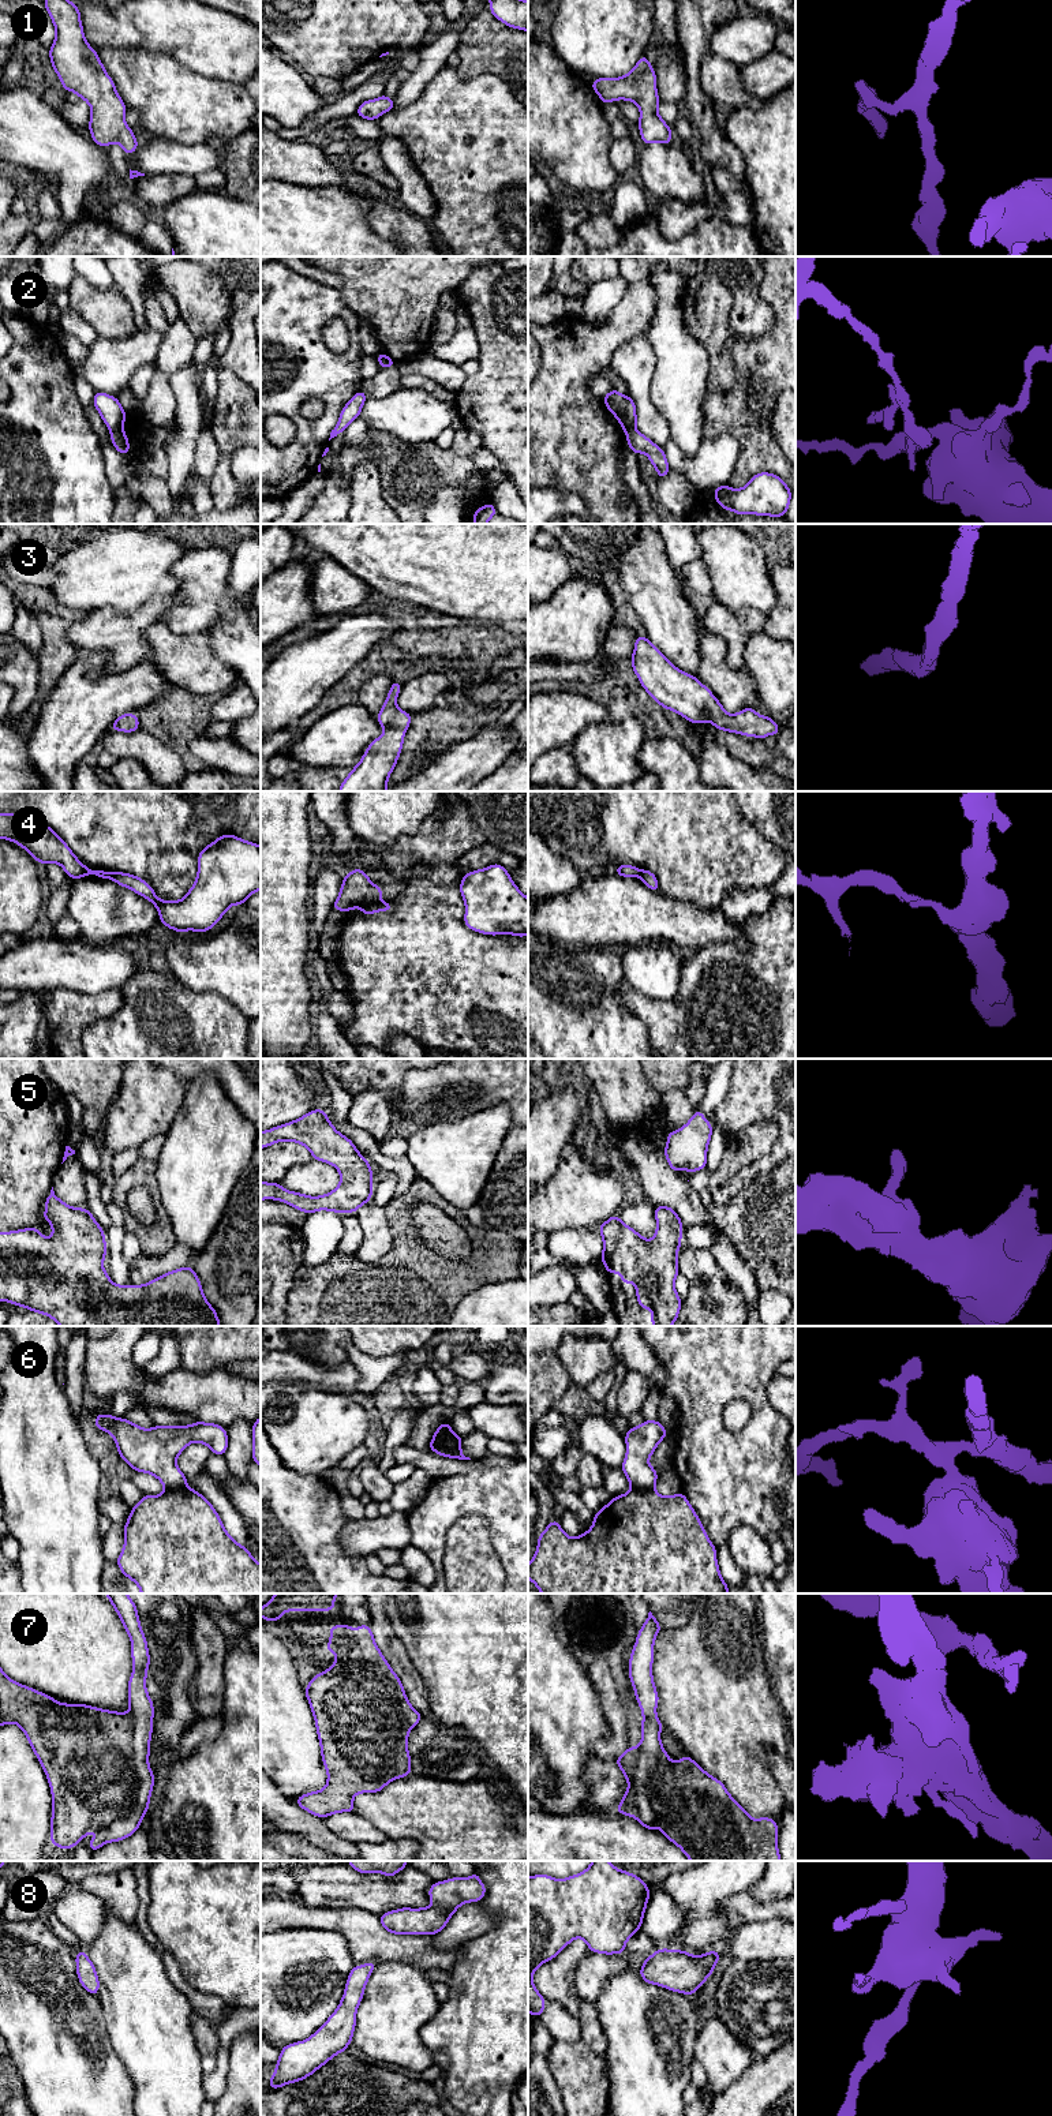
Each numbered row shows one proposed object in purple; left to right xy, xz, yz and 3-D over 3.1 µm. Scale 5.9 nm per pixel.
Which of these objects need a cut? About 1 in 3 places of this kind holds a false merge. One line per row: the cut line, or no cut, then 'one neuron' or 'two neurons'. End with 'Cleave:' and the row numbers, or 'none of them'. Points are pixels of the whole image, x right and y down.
1: xy (92, 109), (120, 113), (123, 116) | two neurons
2: xy (120, 427), (111, 433) | two neurons
3: no cut | one neuron
4: xz (377, 901), (362, 906) | two neurons
5: no cut | one neuron
6: yz (632, 1487), (652, 1489) | two neurons
7: no cut | one neuron
8: no cut | one neuron
Cleave: 1, 2, 4, 6

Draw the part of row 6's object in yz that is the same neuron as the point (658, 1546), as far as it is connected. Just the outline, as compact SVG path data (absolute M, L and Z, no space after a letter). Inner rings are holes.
M632 1488L611 1498L595 1513L591 1529L576 1538L569 1538L553 1520L539 1535L528 1578L542 1593L729 1593L719 1573L716 1547L684 1493L662 1497L655 1488Z

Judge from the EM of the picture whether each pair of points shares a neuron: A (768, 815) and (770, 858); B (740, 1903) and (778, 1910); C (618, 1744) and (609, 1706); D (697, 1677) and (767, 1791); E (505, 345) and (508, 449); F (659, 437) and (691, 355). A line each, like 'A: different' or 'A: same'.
A: different
B: same
C: same
D: same
E: same
F: different

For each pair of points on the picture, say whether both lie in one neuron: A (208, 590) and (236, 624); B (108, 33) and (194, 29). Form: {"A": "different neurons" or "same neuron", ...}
{"A": "different neurons", "B": "same neuron"}

